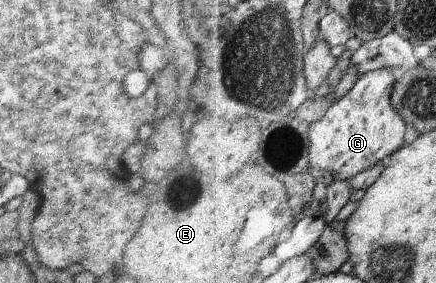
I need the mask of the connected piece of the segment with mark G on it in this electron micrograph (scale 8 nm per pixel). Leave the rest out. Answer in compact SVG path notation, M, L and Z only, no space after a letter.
M381 69L361 76L356 85L343 98L330 106L320 121L312 124L309 133L311 140L309 173L317 183L329 186L339 180L352 180L358 174L378 165L387 156L393 157L398 150L407 145L405 136L408 136L409 123L398 111L392 99L392 92L399 76L400 73L395 69Z

